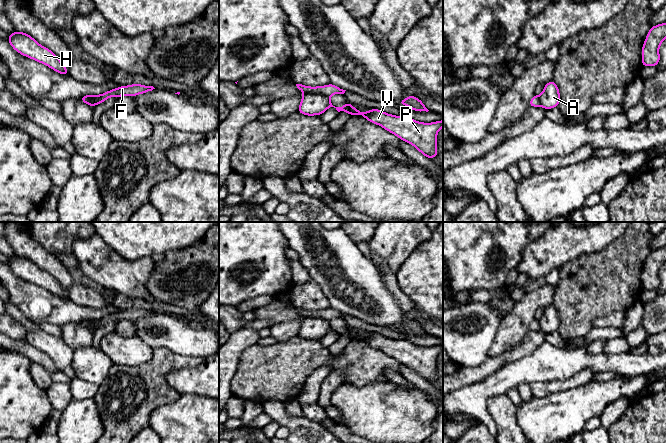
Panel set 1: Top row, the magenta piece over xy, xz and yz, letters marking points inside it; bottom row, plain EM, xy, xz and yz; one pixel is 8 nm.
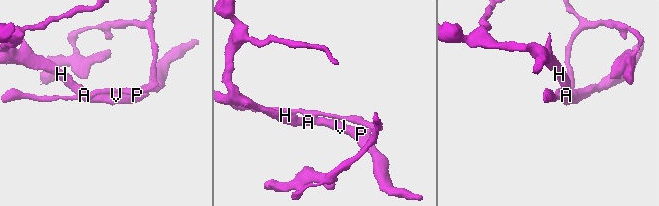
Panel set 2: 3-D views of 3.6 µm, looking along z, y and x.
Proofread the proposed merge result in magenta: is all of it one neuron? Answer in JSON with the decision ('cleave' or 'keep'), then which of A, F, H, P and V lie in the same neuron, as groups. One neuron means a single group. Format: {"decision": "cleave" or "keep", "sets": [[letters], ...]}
{"decision": "cleave", "sets": [["A", "H", "P", "V"], ["F"]]}

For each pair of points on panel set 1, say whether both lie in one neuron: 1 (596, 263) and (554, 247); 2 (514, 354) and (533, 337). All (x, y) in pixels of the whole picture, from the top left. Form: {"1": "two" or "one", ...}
{"1": "two", "2": "one"}

